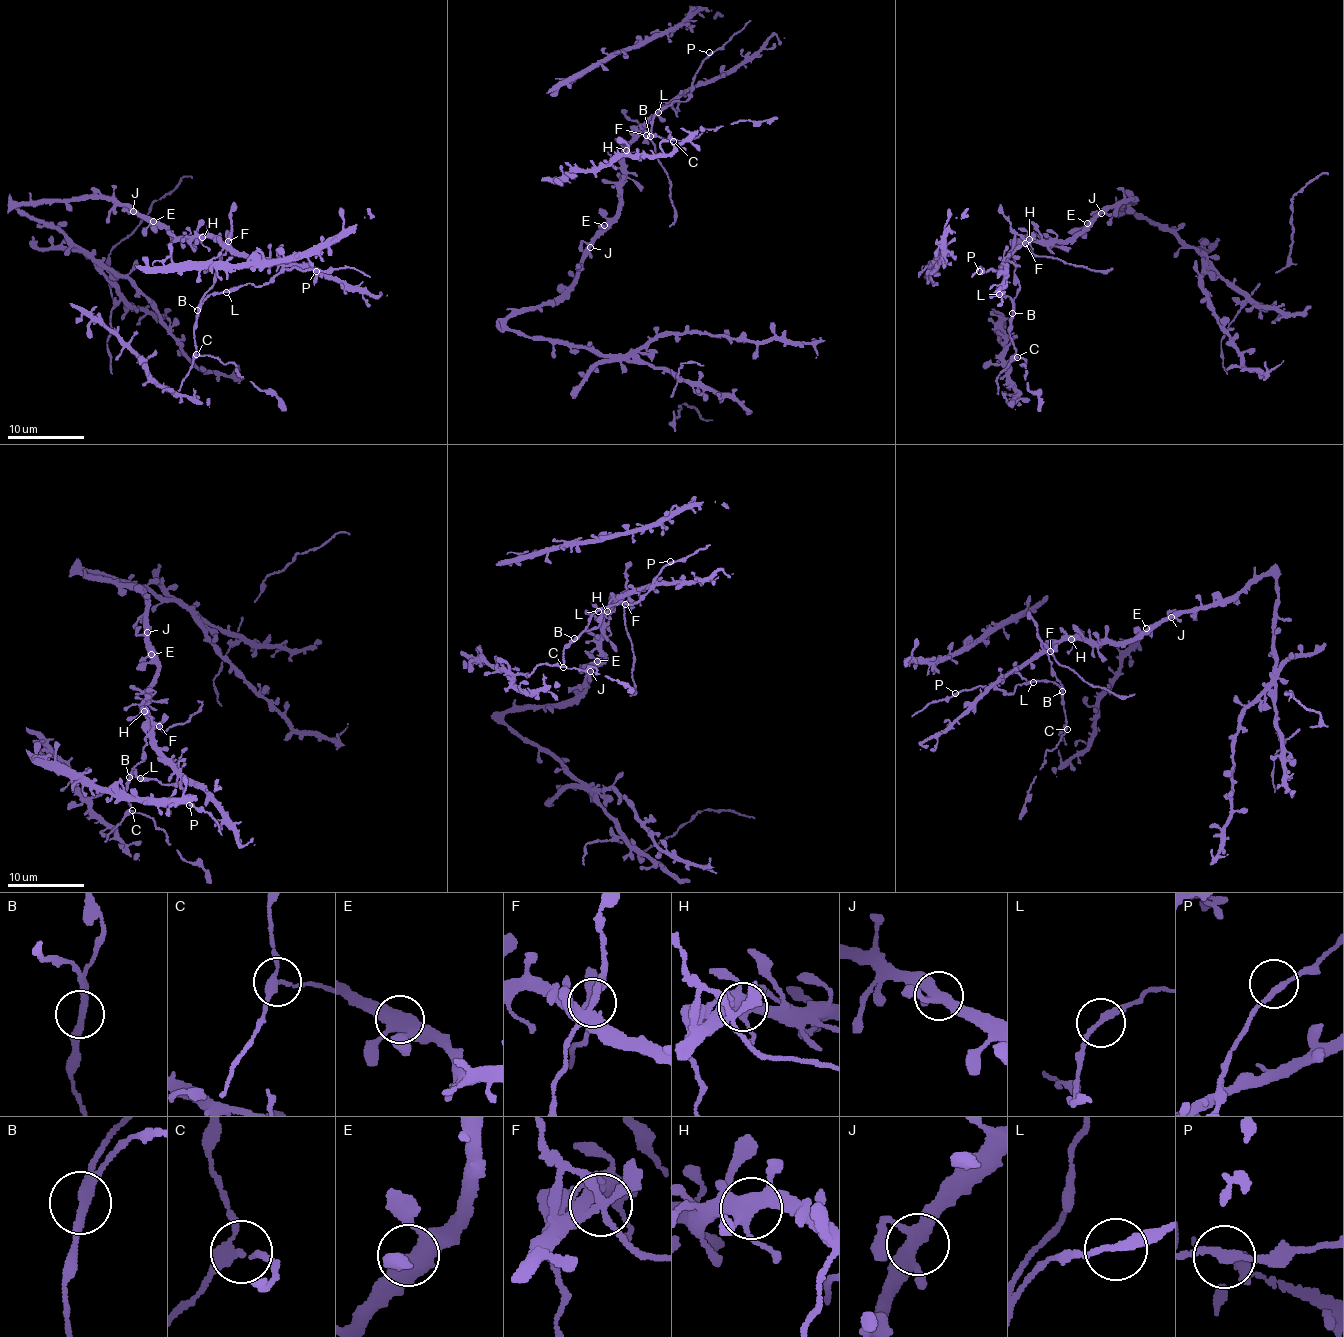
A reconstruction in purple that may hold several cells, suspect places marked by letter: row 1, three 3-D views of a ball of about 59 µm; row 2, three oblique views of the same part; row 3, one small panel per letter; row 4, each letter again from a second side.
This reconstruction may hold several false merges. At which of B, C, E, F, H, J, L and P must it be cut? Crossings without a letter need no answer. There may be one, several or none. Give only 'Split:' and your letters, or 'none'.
Split: B, F

